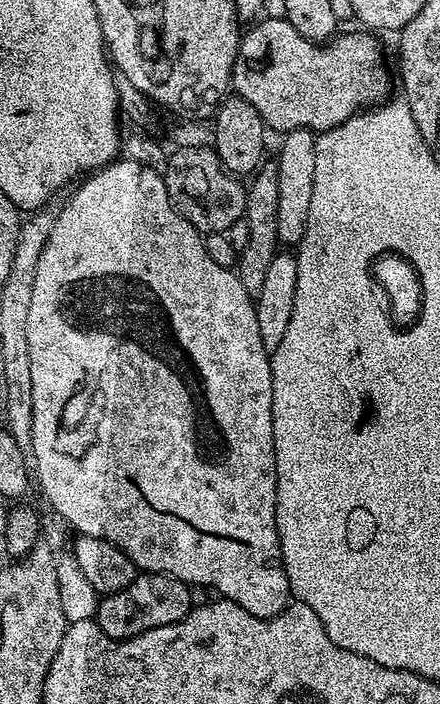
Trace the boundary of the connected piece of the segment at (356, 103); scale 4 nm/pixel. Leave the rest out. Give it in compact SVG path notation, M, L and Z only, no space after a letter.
M264 18L249 28L240 37L230 88L258 110L271 131L273 128L285 134L307 128L315 134L329 132L356 113L389 99L388 68L375 35L359 30L346 33L344 40L337 34L325 43L315 44L302 38L283 18Z

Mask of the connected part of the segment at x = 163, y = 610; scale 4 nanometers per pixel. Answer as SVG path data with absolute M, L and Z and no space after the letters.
M145 572L138 574L134 582L126 586L126 590L118 590L103 597L96 608L94 619L96 625L110 638L129 640L146 630L177 624L180 620L185 620L192 609L189 585L165 572Z

